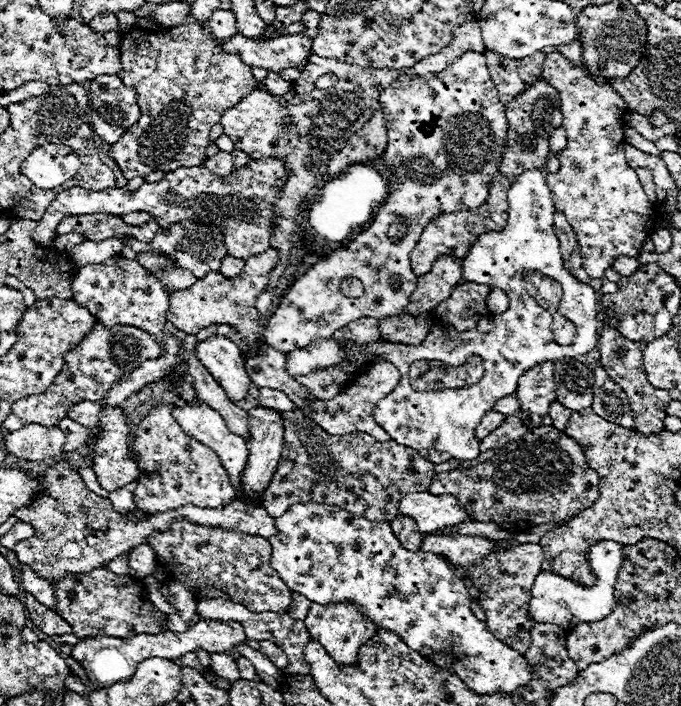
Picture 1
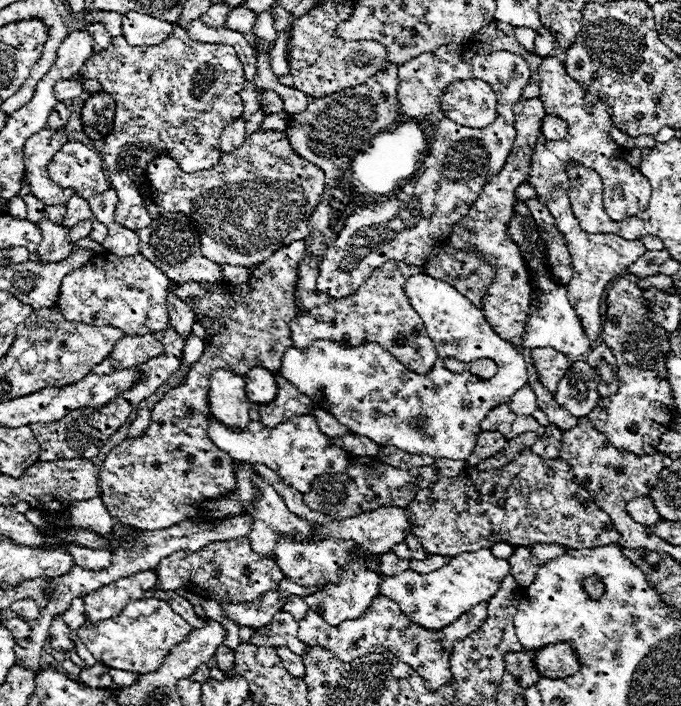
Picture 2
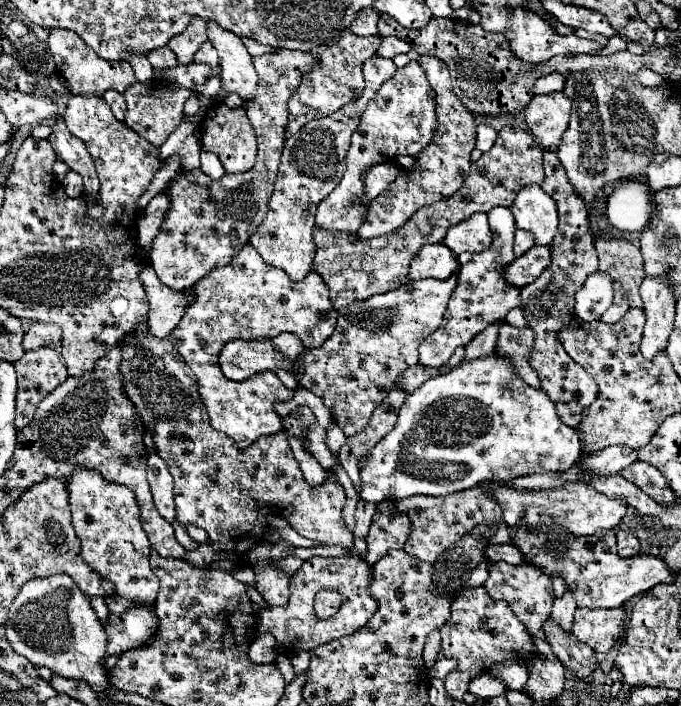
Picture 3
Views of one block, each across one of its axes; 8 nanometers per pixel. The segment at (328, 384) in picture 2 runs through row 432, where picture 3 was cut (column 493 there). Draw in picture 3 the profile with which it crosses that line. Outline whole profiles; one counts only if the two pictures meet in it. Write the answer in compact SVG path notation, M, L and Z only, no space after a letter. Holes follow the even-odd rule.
M492 354L490 358L478 358L474 362L468 364L460 364L458 368L450 370L448 374L436 376L426 380L420 388L416 388L400 406L398 412L398 422L394 426L394 430L390 434L386 434L374 448L368 450L368 454L364 456L364 460L360 462L360 492L358 496L362 500L368 502L382 502L384 498L406 498L406 496L416 496L416 494L428 494L428 496L446 496L446 494L454 494L466 488L474 488L478 486L484 478L494 478L496 482L508 482L514 480L518 476L528 476L528 474L538 474L538 472L566 472L570 470L570 466L580 458L580 442L576 436L576 430L558 422L558 414L554 410L554 402L550 402L550 398L546 398L546 394L542 394L536 388L526 386L518 374L514 374L514 368L510 366L510 362L506 362L506 358L498 358L498 354Z

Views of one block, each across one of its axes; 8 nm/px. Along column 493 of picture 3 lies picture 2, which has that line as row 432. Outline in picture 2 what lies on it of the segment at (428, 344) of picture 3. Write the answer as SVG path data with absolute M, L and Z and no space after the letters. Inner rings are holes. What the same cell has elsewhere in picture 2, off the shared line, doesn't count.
M210 414L210 438L214 438L214 444L218 444L218 448L228 452L234 460L268 466L300 494L310 492L310 486L316 476L346 472L352 460L350 452L342 450L332 442L330 436L320 432L316 418L310 414L296 416L294 420L282 422L274 428L268 428L262 422L250 422L248 430L244 432L230 432L222 424L218 424Z

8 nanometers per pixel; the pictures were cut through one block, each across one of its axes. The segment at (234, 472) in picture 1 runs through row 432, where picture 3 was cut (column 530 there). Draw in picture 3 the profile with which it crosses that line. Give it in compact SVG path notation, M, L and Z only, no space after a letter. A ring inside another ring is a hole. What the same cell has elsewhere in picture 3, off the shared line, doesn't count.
M522 188L514 204L510 206L516 228L528 230L538 246L548 246L558 228L558 212L554 200L540 188Z

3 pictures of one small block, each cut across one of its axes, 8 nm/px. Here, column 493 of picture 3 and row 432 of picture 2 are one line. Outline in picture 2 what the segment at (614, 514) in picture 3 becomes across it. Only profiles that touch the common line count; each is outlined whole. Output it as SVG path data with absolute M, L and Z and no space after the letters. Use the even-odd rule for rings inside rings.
M480 432L478 440L476 440L476 446L474 446L474 452L466 458L466 464L476 466L482 460L502 452L504 446L506 446L506 438L500 436L498 432Z

